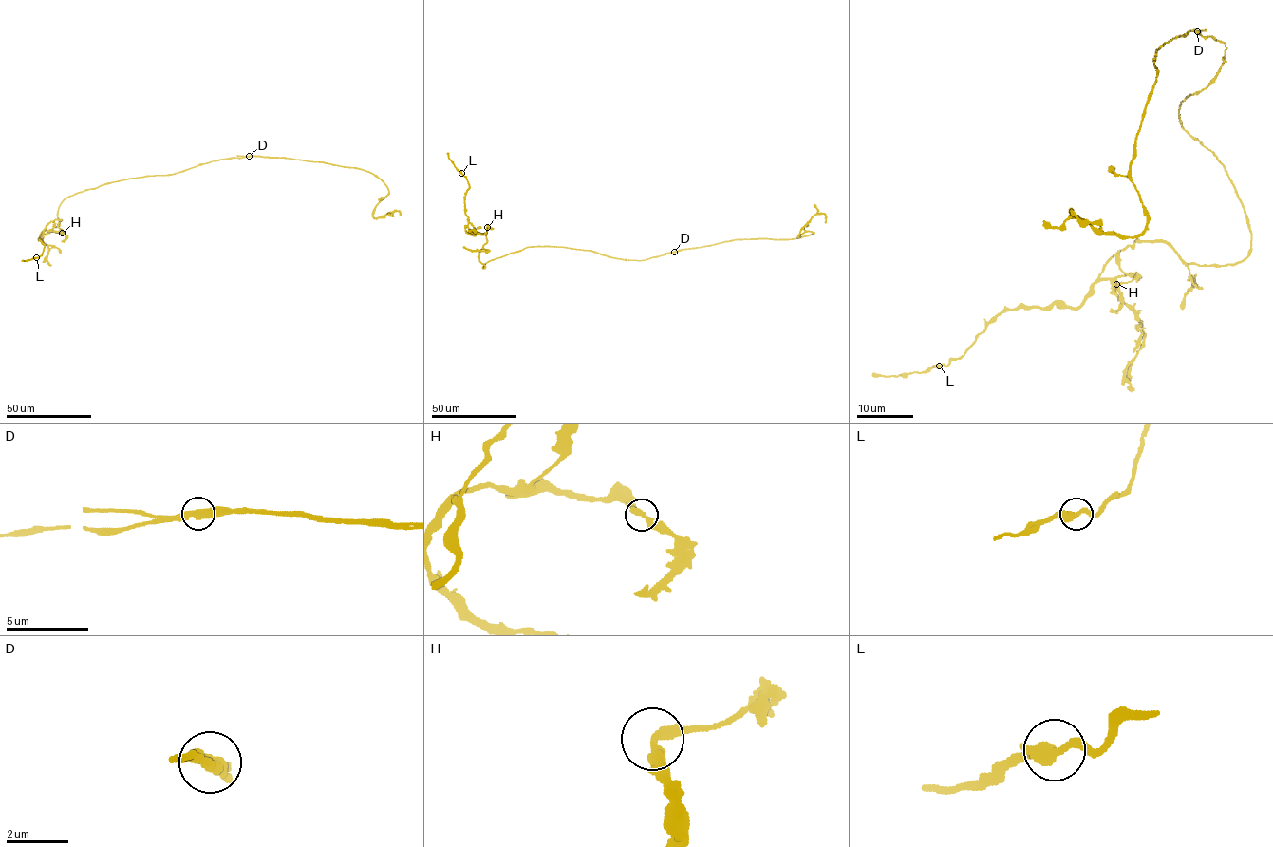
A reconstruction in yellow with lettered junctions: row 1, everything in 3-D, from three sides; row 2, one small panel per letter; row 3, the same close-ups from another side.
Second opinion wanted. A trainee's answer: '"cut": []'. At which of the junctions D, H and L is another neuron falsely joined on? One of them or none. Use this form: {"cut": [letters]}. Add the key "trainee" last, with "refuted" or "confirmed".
{"cut": ["D"], "trainee": "refuted"}

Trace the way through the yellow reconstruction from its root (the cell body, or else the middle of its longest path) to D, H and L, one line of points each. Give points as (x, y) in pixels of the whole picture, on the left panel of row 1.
D: (178, 172), (213, 160), (249, 156)
H: (178, 172), (67, 197), (58, 211), (60, 225), (54, 227), (62, 219), (55, 219), (43, 231), (62, 233)
L: (178, 172), (67, 197), (58, 211), (60, 225), (54, 227), (62, 219), (55, 219), (46, 226), (36, 257)

